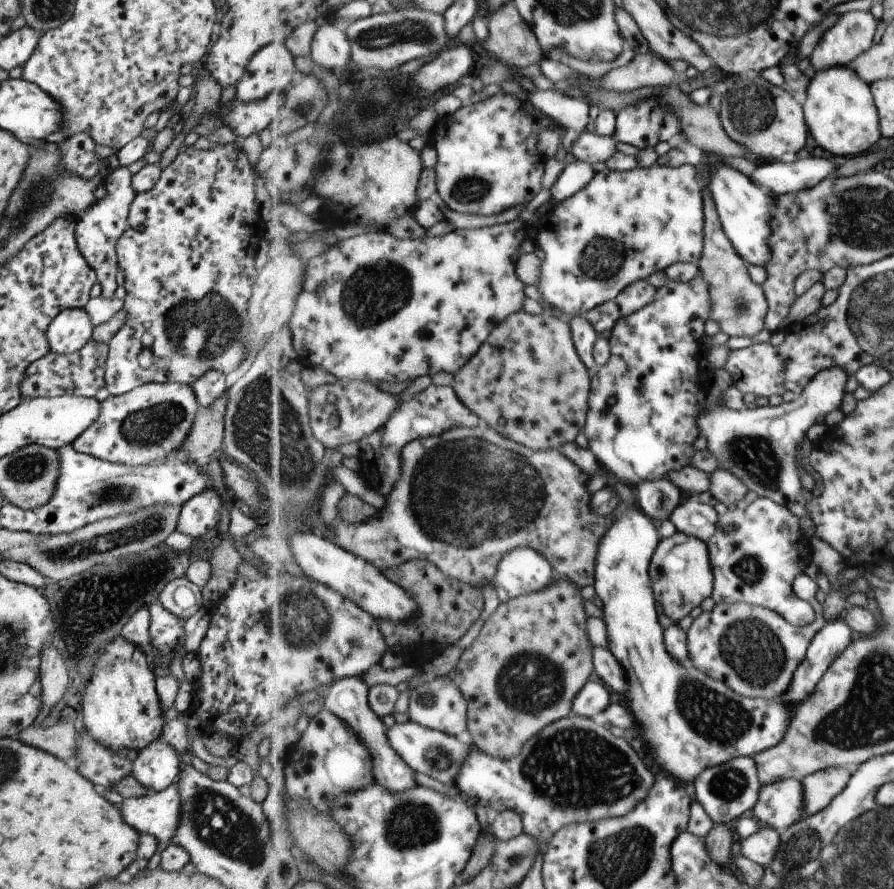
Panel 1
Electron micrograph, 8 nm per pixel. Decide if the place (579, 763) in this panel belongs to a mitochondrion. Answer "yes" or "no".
yes

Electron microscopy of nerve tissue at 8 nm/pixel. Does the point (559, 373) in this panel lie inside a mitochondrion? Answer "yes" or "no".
yes

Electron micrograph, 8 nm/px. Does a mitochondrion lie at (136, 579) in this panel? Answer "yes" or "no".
yes

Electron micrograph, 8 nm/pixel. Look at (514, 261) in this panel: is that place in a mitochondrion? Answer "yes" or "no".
no

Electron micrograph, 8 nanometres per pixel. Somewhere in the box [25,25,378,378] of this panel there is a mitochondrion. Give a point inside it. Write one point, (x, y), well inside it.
(218, 324)

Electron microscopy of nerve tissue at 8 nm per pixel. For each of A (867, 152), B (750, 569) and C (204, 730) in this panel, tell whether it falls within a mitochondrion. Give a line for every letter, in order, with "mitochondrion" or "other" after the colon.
A: other
B: mitochondrion
C: other

